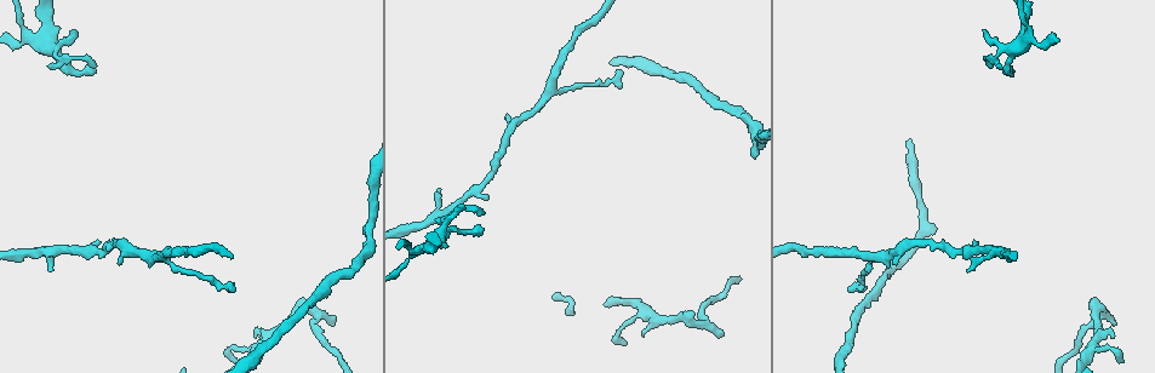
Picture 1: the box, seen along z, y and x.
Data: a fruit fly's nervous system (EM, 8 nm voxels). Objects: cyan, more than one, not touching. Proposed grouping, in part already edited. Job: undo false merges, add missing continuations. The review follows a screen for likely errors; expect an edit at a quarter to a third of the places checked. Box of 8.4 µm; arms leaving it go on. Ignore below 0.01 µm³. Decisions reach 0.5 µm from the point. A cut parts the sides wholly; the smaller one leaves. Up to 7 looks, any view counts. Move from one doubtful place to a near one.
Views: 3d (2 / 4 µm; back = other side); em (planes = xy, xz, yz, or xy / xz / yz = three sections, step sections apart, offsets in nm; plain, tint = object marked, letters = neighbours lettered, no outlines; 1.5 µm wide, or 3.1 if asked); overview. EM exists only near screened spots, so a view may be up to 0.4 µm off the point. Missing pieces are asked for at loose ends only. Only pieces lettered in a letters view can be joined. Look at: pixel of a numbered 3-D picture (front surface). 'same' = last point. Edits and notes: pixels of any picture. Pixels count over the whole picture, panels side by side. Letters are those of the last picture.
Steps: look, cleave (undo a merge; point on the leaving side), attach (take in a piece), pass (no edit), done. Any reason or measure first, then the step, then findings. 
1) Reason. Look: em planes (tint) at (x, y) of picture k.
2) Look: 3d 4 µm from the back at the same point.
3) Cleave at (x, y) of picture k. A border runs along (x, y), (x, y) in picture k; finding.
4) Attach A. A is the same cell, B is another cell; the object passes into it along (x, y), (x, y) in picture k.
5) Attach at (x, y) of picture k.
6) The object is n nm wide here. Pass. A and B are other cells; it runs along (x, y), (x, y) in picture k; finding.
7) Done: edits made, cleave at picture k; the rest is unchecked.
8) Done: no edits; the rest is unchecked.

Branch stops here. Look: 3d 2 µm at (1002, 72) of picture 1.

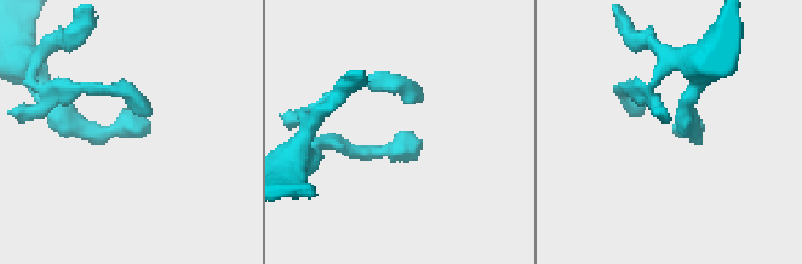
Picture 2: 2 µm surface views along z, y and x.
Look: em planes (plain) at (417, 137) of picture 2.

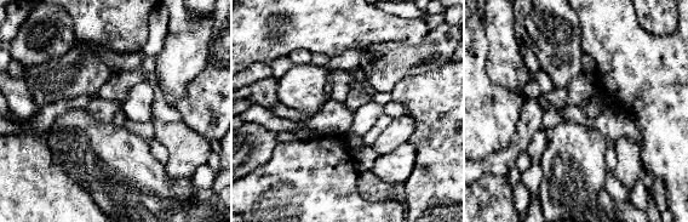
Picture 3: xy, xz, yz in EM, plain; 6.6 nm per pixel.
Look: em planes (letters) at the same point.

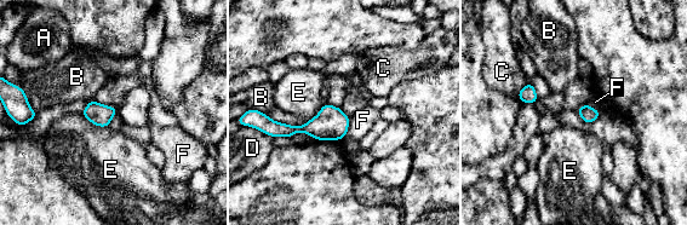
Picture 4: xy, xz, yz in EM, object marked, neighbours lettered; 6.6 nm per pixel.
The longest contact is with E, 200 nm. Pass. A, B, C, D, E and F are other cells; a border runs along (350, 117), (345, 134) in picture 4; none of them fits.

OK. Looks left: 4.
Branch stops here. Look: 3d 2 µm at (622, 72) of picture 1.

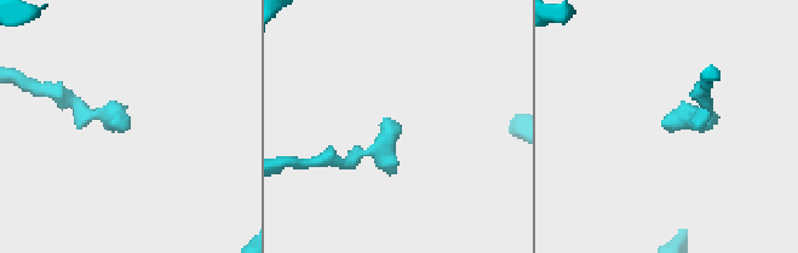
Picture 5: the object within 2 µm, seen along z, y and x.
Look: em yz step 4 (tint) at (126, 121) of picture 5.

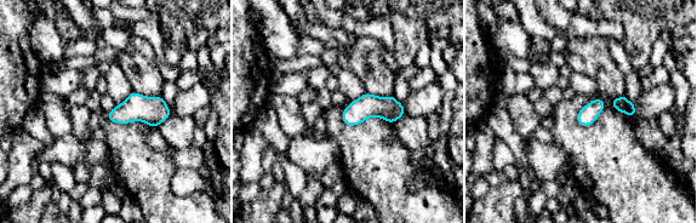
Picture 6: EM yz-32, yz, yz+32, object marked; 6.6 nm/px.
Look: em planes (letters) at the same point.

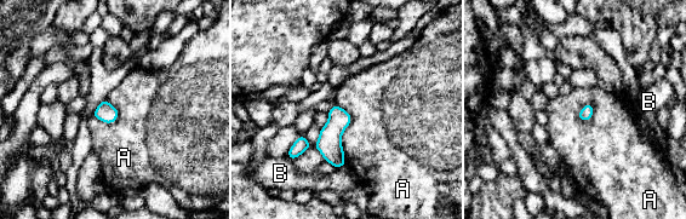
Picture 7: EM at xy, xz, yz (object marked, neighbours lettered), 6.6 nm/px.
The longest contact is with A, 420 nm. Pass. A and B are other cells; a border runs along (335, 103), (350, 116), (346, 165) in picture 7; no lettered piece goes on from it.

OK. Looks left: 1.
Done: no edits; the rest is unchecked.

